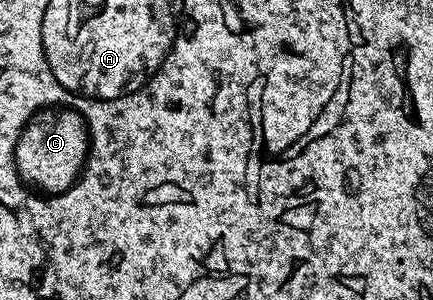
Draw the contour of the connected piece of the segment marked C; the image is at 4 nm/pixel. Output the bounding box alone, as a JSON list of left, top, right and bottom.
[16,109,88,195]

